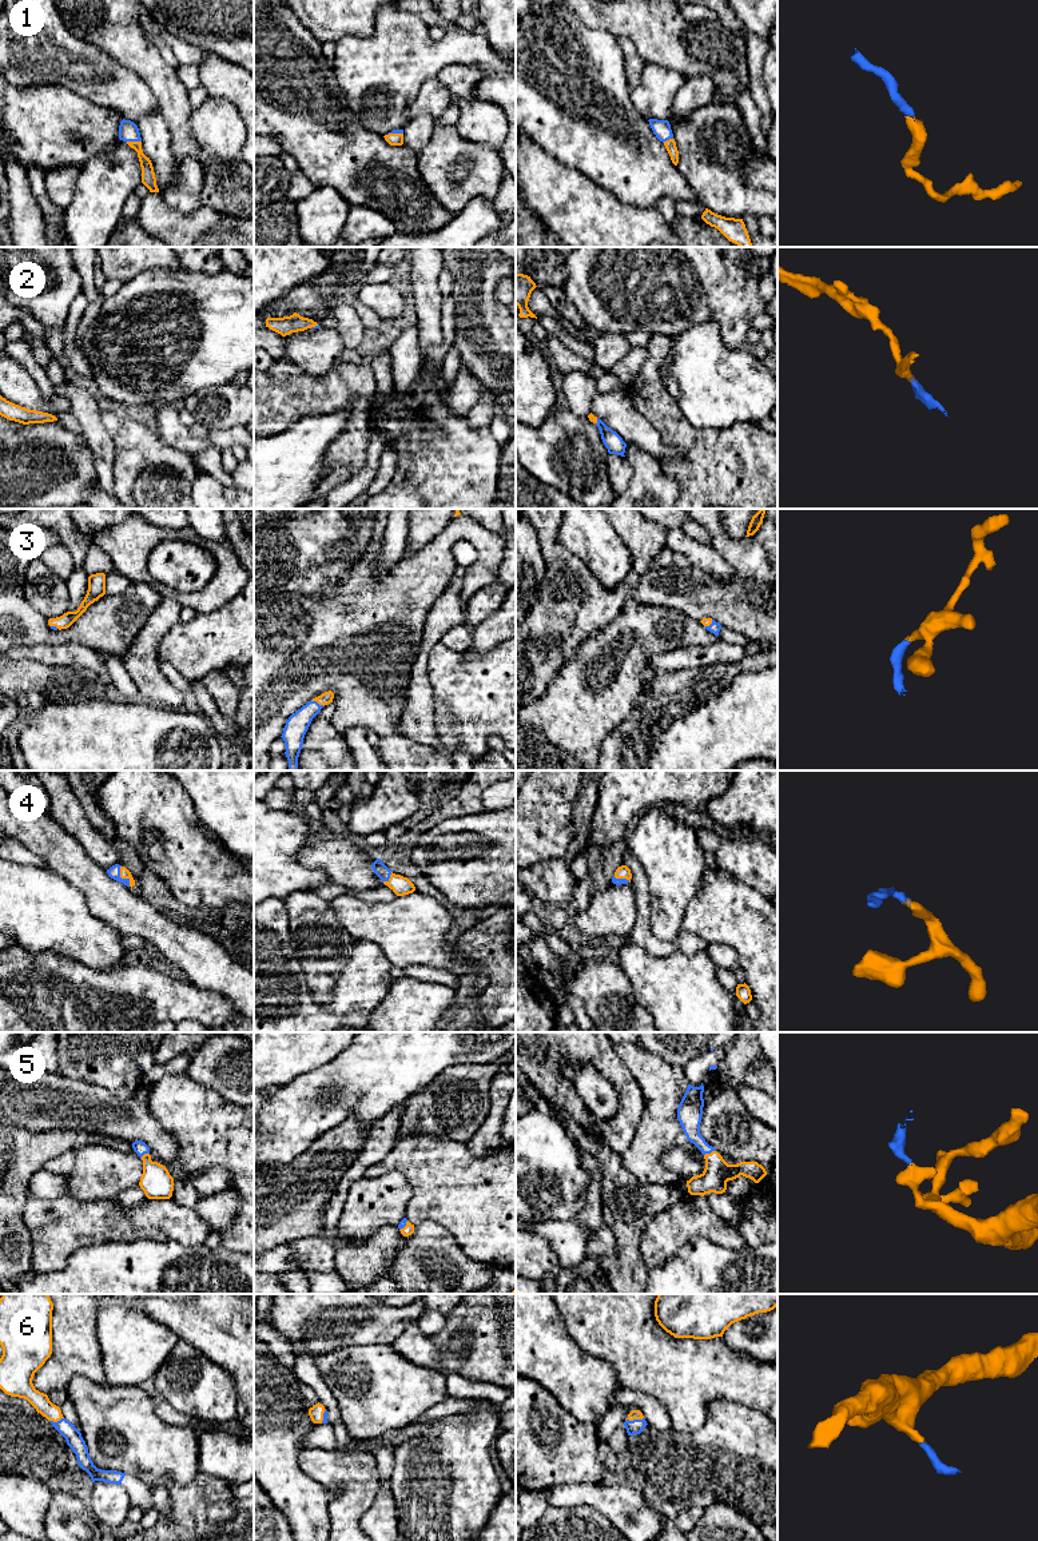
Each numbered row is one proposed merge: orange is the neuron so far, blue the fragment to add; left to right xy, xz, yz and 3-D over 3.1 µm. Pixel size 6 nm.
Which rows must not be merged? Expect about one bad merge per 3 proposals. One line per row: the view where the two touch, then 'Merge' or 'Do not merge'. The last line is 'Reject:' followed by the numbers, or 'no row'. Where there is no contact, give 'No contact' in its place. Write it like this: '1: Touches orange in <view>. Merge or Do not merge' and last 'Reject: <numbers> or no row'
1: Touches orange in xy. Merge
2: Touches orange in xz. Merge
3: Touches orange in xz. Merge
4: Touches orange in xy. Merge
5: Touches orange in yz. Merge
6: Touches orange in yz. Merge
Reject: no row

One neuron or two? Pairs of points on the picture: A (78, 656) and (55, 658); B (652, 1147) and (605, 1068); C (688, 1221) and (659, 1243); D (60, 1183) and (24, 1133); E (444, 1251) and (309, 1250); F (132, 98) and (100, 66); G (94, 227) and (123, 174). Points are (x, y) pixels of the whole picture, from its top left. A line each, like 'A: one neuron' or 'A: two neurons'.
A: one neuron
B: two neurons
C: one neuron
D: two neurons
E: two neurons
F: one neuron
G: one neuron

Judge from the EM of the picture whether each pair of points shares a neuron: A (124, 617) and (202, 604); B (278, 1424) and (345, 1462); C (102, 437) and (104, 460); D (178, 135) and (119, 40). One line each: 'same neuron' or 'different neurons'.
A: same neuron
B: different neurons
C: same neuron
D: same neuron

